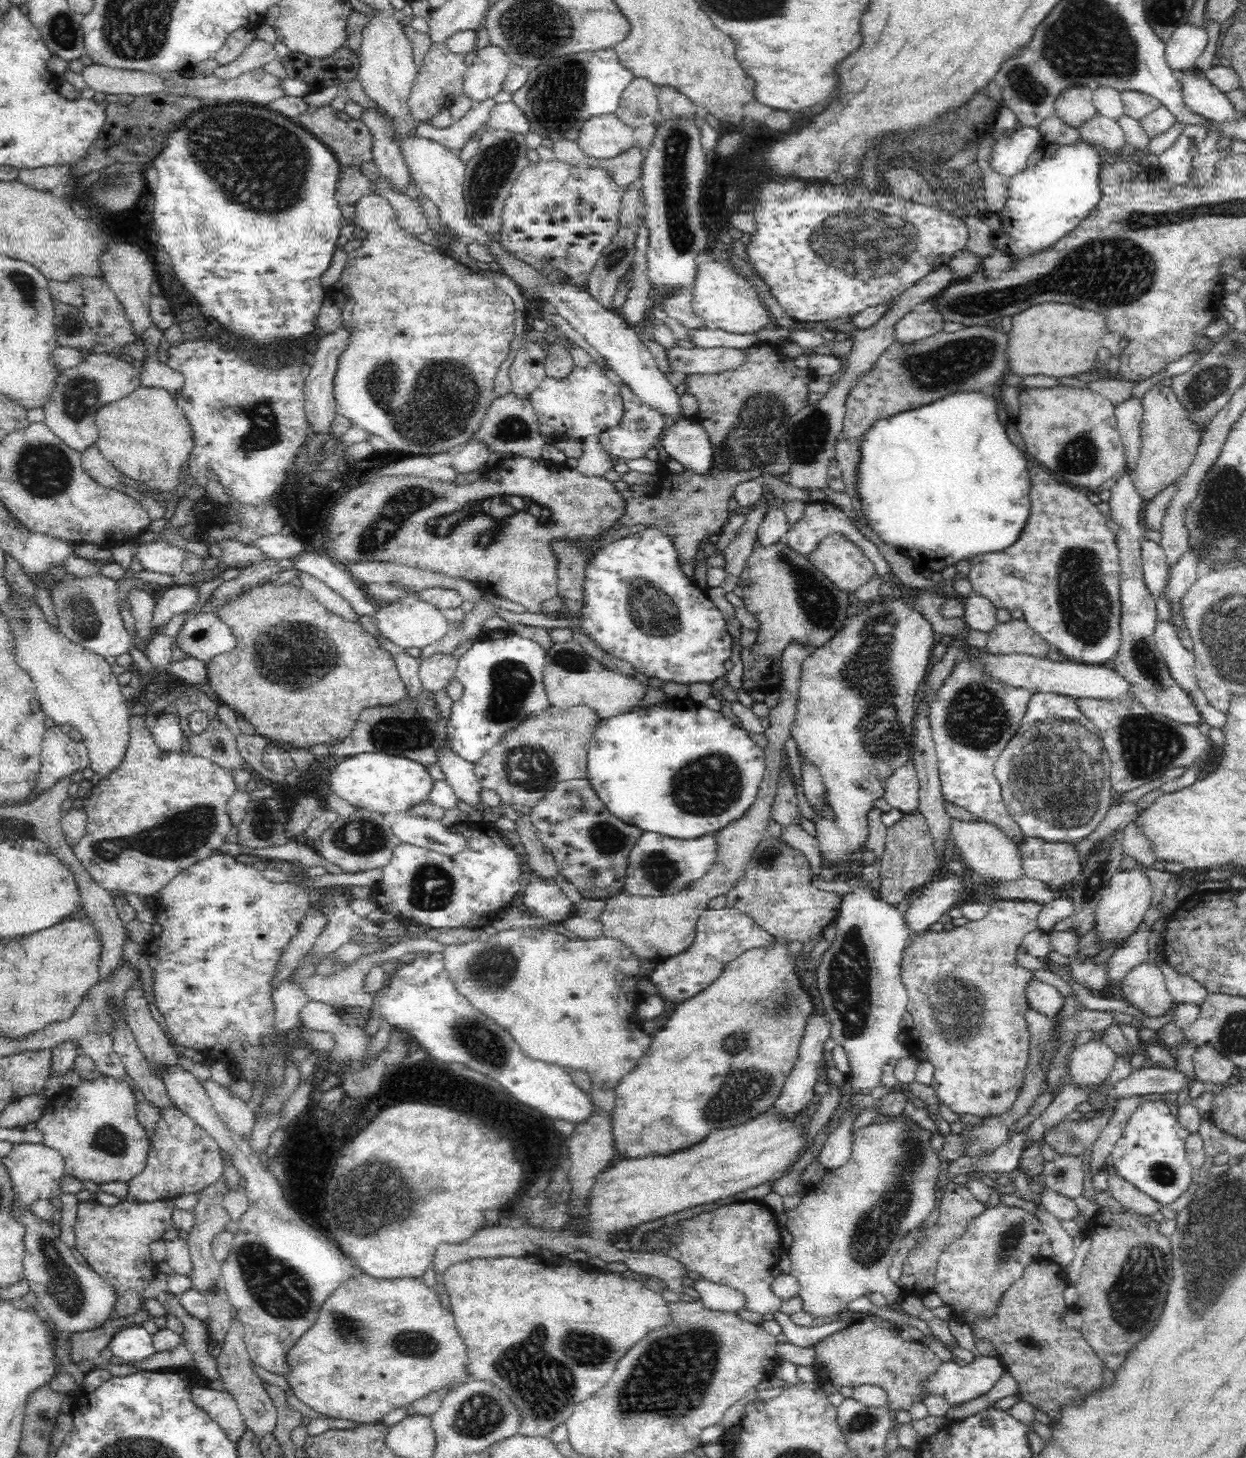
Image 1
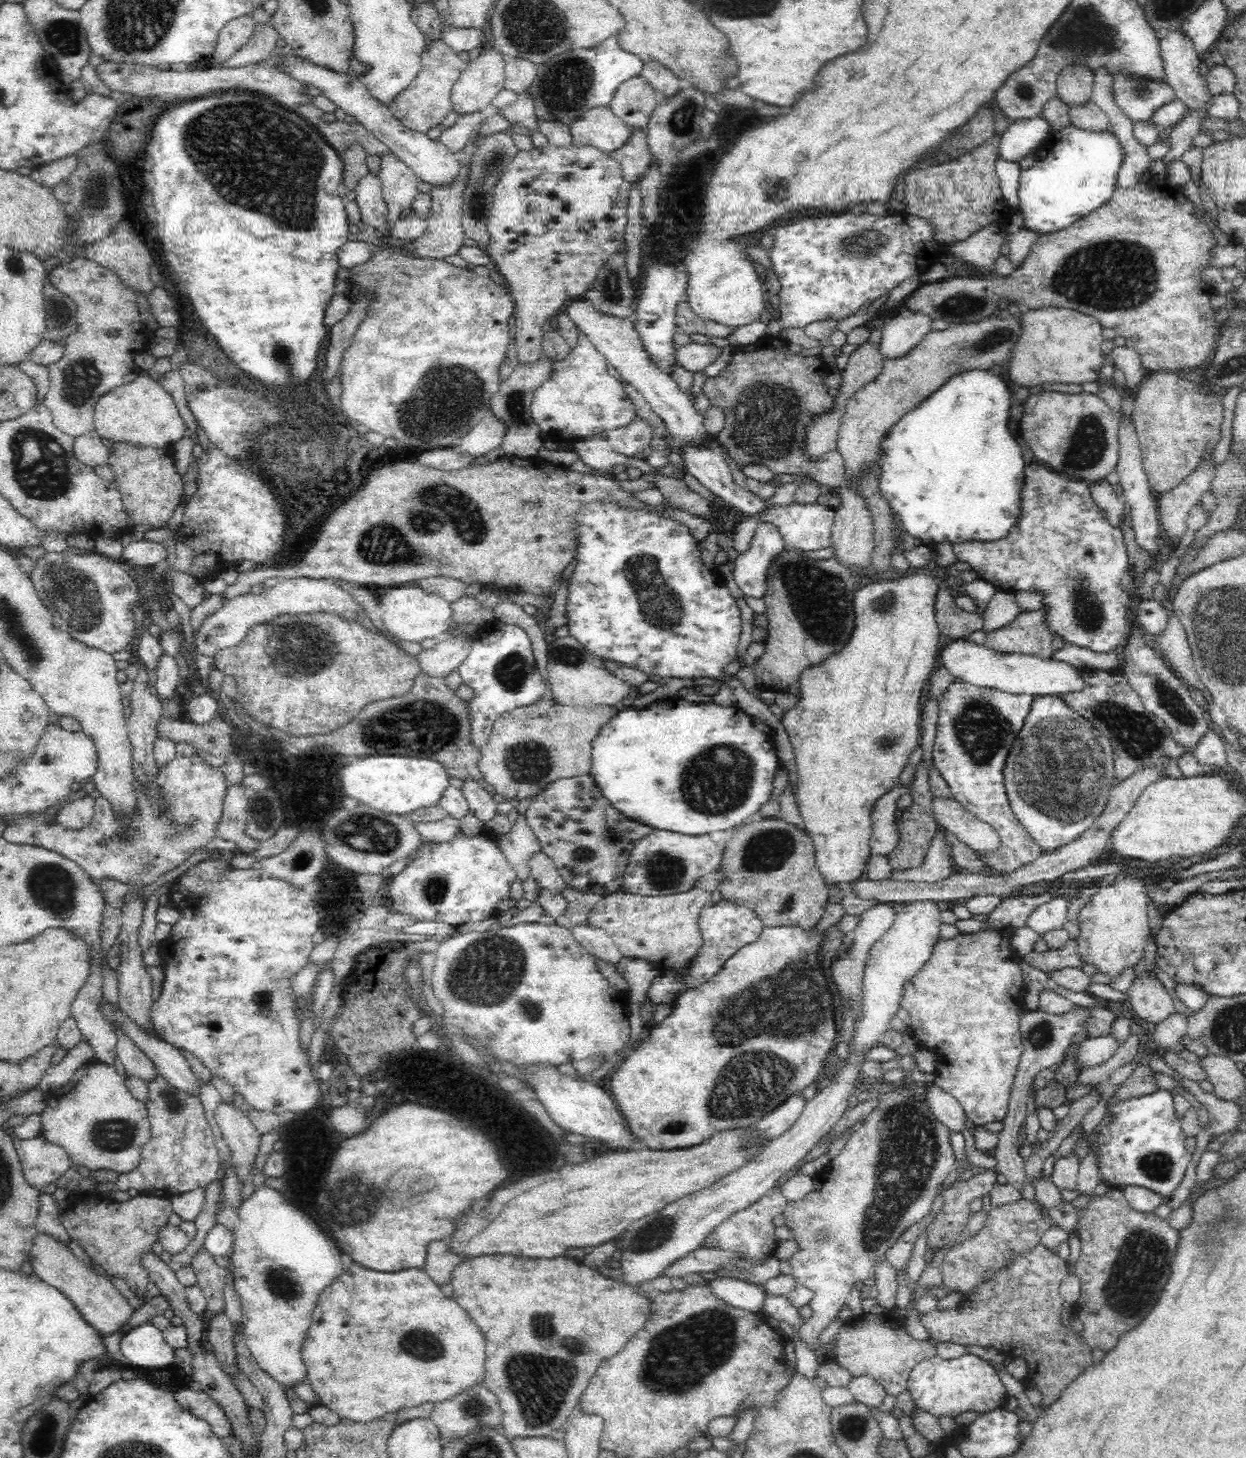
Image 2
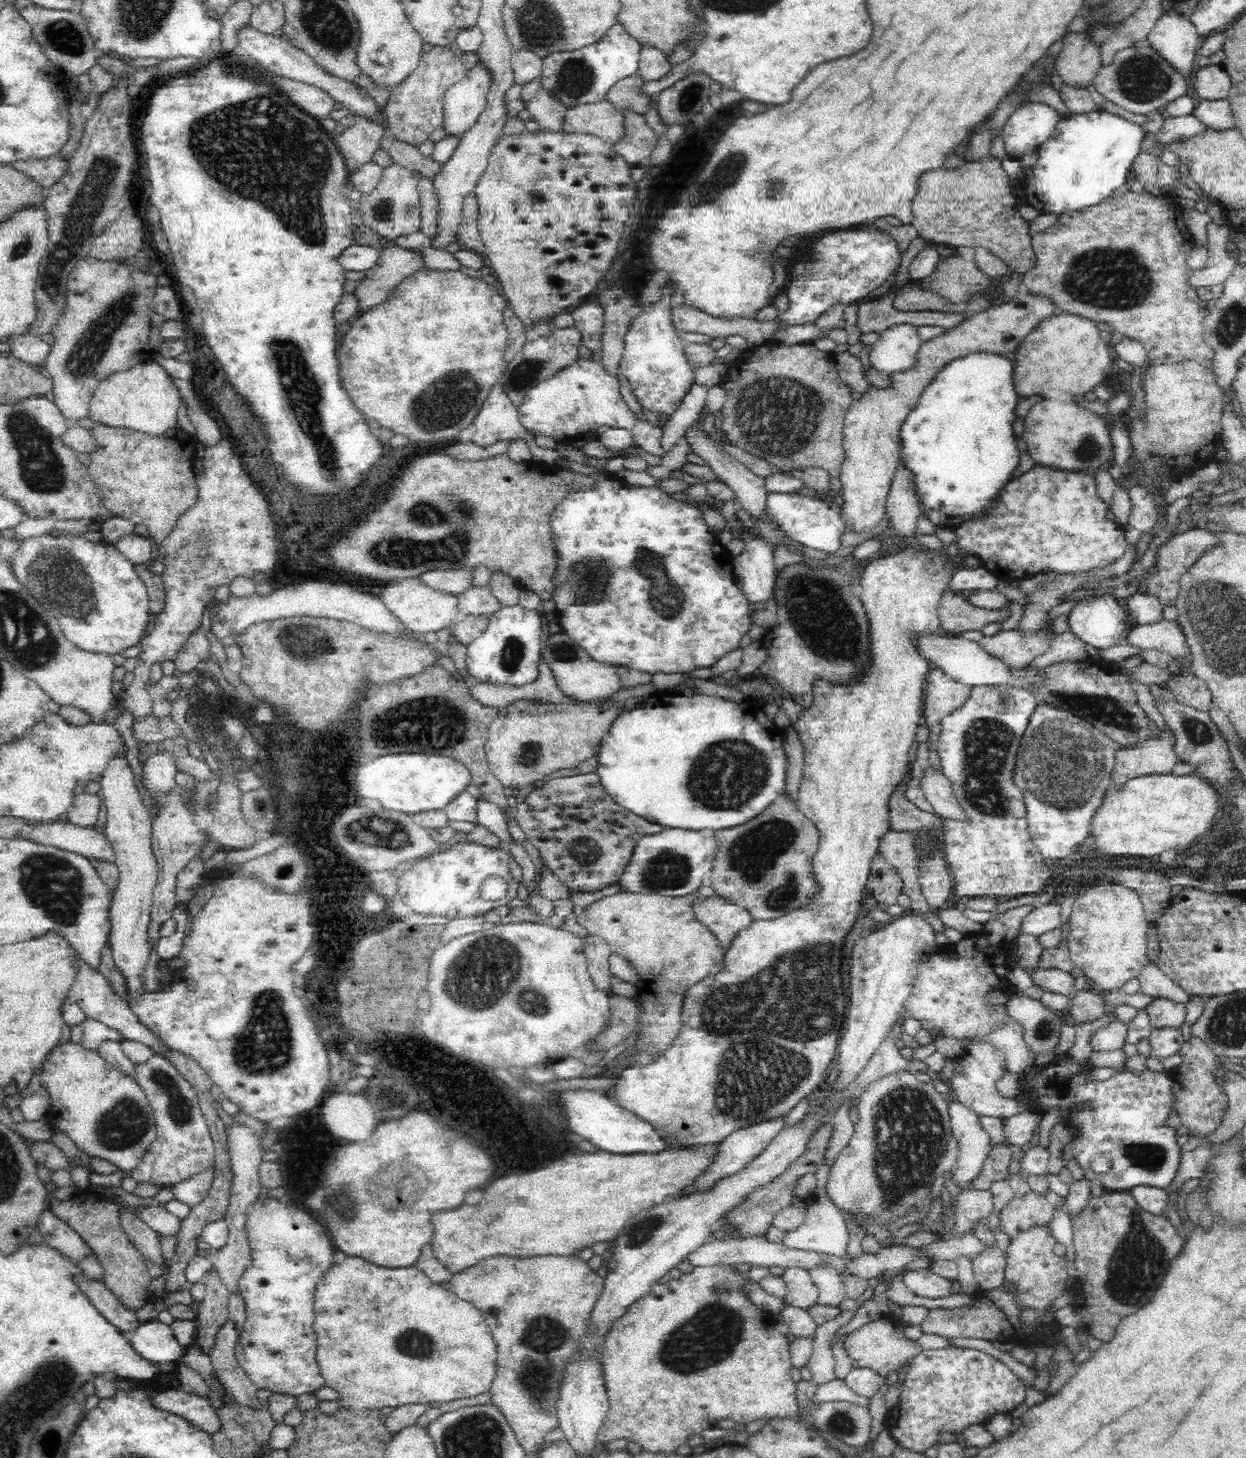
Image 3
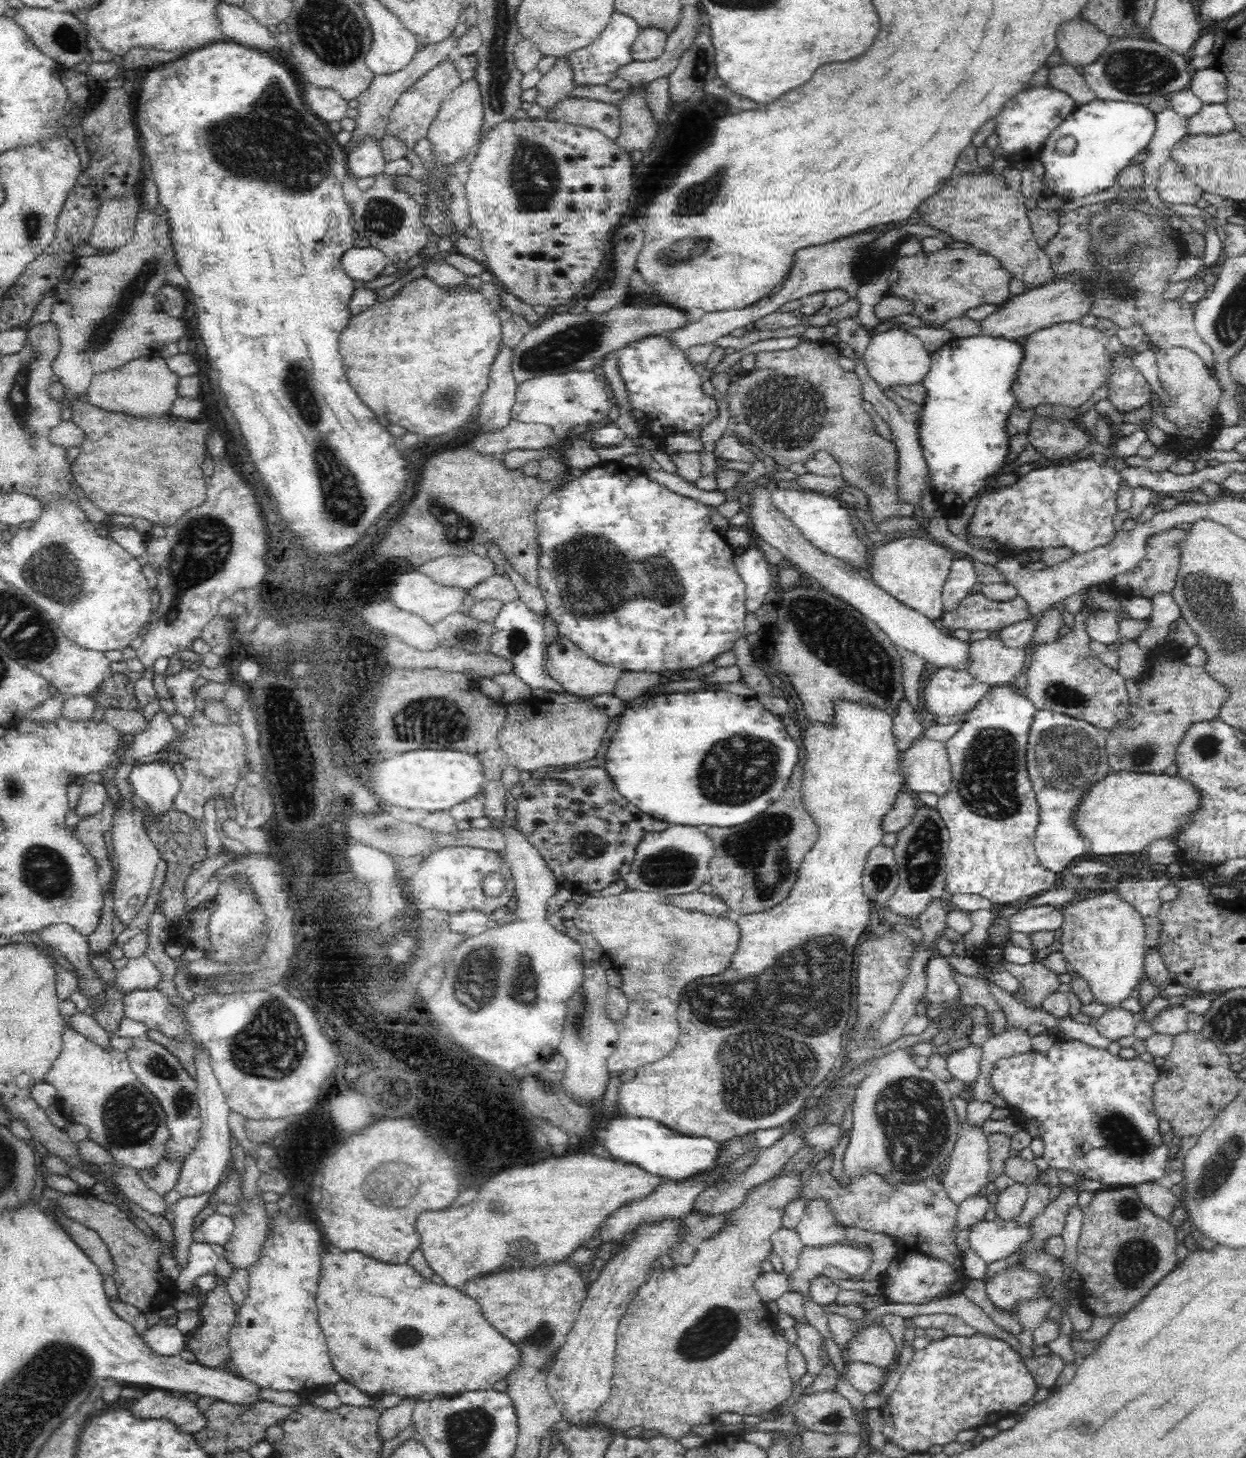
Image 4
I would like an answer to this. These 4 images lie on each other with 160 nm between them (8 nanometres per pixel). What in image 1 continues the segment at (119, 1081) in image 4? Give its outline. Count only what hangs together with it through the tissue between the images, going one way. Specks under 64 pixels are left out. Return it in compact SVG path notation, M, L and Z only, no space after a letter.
M106 1075L93 1079L81 1078L75 1087L62 1086L52 1096L42 1118L36 1121L36 1126L42 1131L42 1144L62 1153L66 1175L81 1182L91 1180L96 1184L114 1180L128 1183L133 1176L144 1170L149 1149L148 1132L136 1116L136 1103L133 1085L127 1081Z

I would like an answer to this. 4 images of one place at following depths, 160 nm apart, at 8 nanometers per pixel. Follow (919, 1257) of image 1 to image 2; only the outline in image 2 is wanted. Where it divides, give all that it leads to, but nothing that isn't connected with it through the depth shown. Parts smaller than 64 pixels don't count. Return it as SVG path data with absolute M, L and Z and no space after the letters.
M986 1168L982 1174L963 1182L956 1181L945 1190L944 1206L926 1230L929 1251L939 1251L958 1238L972 1216L970 1202L989 1194L997 1184L996 1176L996 1170Z

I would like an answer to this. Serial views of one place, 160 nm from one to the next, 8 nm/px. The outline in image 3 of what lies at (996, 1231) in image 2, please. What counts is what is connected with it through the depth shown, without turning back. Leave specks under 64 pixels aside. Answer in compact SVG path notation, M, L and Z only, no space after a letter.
M1030 1192L1025 1196L1013 1198L1000 1212L1000 1229L1014 1238L1032 1226L1044 1226L1051 1222L1054 1208L1045 1194Z

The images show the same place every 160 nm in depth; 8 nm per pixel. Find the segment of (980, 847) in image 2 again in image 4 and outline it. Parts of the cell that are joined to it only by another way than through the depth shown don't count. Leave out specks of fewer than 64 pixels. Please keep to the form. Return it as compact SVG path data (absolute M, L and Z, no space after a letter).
M919 736L908 750L900 753L904 787L915 796L936 794L940 798L952 782L947 745Z

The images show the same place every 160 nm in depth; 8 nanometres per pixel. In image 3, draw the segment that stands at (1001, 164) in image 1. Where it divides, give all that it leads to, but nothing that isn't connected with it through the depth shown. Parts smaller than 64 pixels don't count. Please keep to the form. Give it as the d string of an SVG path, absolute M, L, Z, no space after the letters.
M1020 102L1008 115L1001 131L1006 156L1019 160L1030 150L1036 150L1052 137L1060 121L1058 110L1044 102Z

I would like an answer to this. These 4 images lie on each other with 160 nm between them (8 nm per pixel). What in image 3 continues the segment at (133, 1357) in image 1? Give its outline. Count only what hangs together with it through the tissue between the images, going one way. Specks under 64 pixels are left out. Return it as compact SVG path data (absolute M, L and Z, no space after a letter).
M150 1321L149 1323L142 1324L137 1329L137 1332L133 1336L130 1336L130 1342L140 1355L159 1364L176 1360L180 1361L183 1357L184 1346L174 1337L171 1326L166 1326L162 1322Z

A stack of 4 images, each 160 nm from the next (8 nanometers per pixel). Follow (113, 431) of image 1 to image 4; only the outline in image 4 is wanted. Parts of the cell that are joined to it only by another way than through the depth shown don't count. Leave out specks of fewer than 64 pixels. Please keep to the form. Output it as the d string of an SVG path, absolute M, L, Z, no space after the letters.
M159 354L133 359L116 370L108 370L91 378L86 399L109 411L133 415L158 415L170 412L177 398L180 376L170 370Z

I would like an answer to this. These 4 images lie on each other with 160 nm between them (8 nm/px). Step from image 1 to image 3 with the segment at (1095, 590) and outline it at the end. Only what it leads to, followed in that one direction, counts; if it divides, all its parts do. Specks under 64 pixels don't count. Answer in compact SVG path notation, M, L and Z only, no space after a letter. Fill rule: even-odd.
M1034 465L1019 477L1008 481L999 488L997 497L984 508L979 517L968 519L954 529L956 544L975 555L1000 580L1011 582L1018 578L1052 570L1059 572L1087 571L1101 567L1120 556L1126 548L1123 525L1106 519L1110 506L1098 496L1095 474L1087 470L1062 472ZM1110 594L1085 597L1068 613L1068 628L1094 648L1110 648L1121 644L1126 634L1126 613Z

